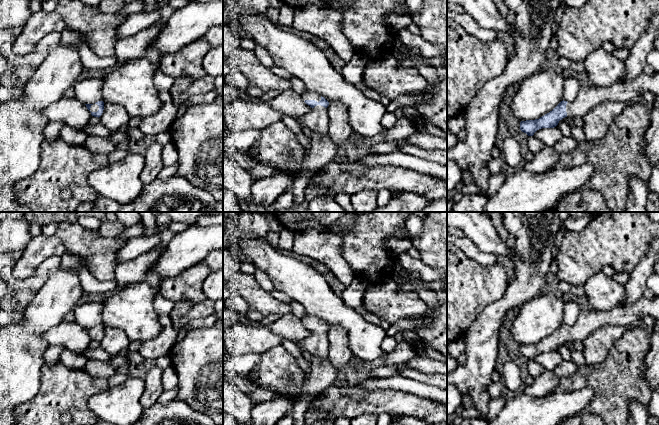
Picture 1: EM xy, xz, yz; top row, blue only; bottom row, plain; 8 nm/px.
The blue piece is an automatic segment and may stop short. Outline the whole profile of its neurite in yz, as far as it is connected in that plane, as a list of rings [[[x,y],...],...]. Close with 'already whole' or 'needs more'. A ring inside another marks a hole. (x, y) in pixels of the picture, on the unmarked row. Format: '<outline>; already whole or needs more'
[[[659,297],[640,298],[632,304],[615,307],[609,311],[594,308],[580,310],[573,326],[561,325],[552,335],[535,344],[520,346],[520,354],[528,360],[542,352],[554,352],[565,341],[584,341],[588,335],[603,325],[623,326],[625,328],[639,325],[645,316],[659,320]]]; needs more

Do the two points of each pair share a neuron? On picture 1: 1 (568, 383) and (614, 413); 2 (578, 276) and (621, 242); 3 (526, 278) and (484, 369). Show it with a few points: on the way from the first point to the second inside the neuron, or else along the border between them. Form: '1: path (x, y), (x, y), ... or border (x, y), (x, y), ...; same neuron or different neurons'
1: path (581, 383), (592, 383), (609, 400); same neuron
2: path (583, 263), (604, 242), (608, 242); same neuron
3: path (508, 301), (488, 322), (484, 331), (484, 346); same neuron

